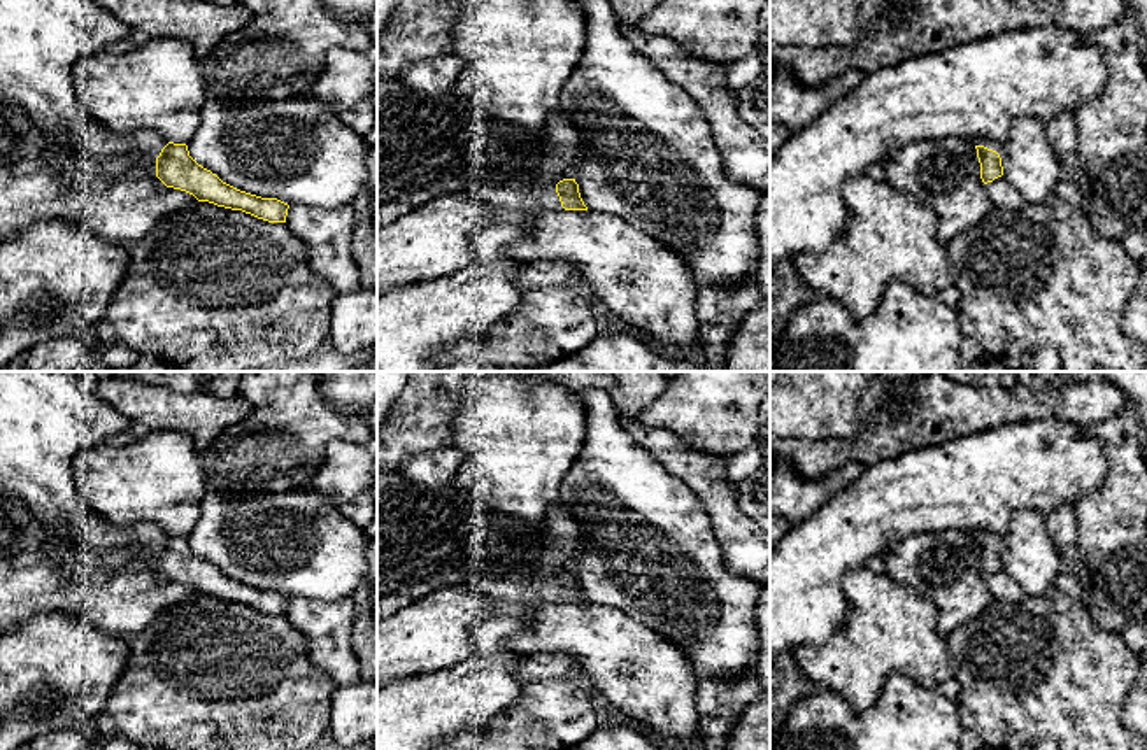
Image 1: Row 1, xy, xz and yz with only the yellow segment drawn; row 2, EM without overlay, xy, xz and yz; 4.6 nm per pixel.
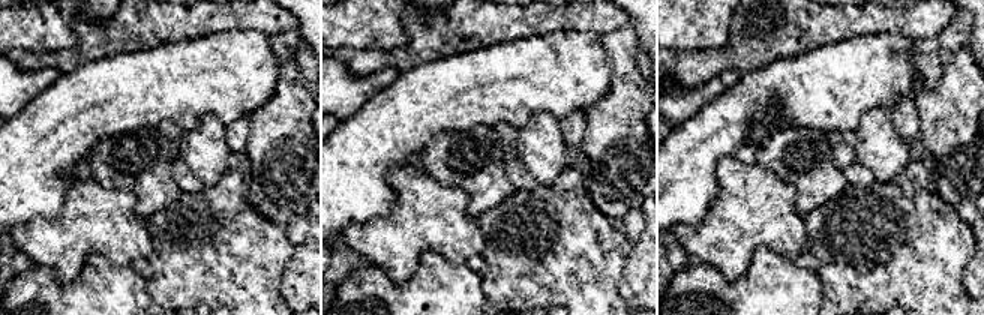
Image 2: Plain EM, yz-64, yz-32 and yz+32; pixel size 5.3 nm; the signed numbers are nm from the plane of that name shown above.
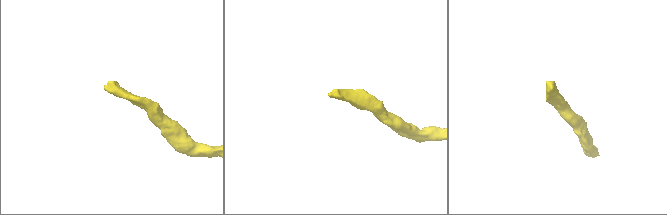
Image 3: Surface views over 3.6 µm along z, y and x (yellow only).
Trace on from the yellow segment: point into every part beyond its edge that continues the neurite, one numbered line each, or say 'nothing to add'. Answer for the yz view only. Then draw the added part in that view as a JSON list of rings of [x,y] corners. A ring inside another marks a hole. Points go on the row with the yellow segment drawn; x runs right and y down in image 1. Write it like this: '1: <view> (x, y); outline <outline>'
1: yz (991, 144); outline [[[977,138],[973,140],[975,145],[984,145],[987,149],[993,149],[1000,154],[1000,158],[1003,156],[1003,149],[1001,149],[1001,142],[998,140],[991,140],[991,138]]]

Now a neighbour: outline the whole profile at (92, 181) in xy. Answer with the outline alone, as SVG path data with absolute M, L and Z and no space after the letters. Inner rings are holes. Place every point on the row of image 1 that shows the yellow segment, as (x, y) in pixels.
M82 170L82 172L74 172L70 175L70 182L86 191L100 191L110 182L110 177L100 172Z

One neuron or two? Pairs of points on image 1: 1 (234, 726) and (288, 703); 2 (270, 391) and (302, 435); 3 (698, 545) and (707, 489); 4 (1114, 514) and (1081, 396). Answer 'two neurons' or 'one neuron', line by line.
1: one neuron
2: one neuron
3: two neurons
4: two neurons

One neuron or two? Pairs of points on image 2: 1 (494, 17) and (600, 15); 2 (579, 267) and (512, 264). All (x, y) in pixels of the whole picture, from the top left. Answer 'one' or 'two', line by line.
1: one
2: one

